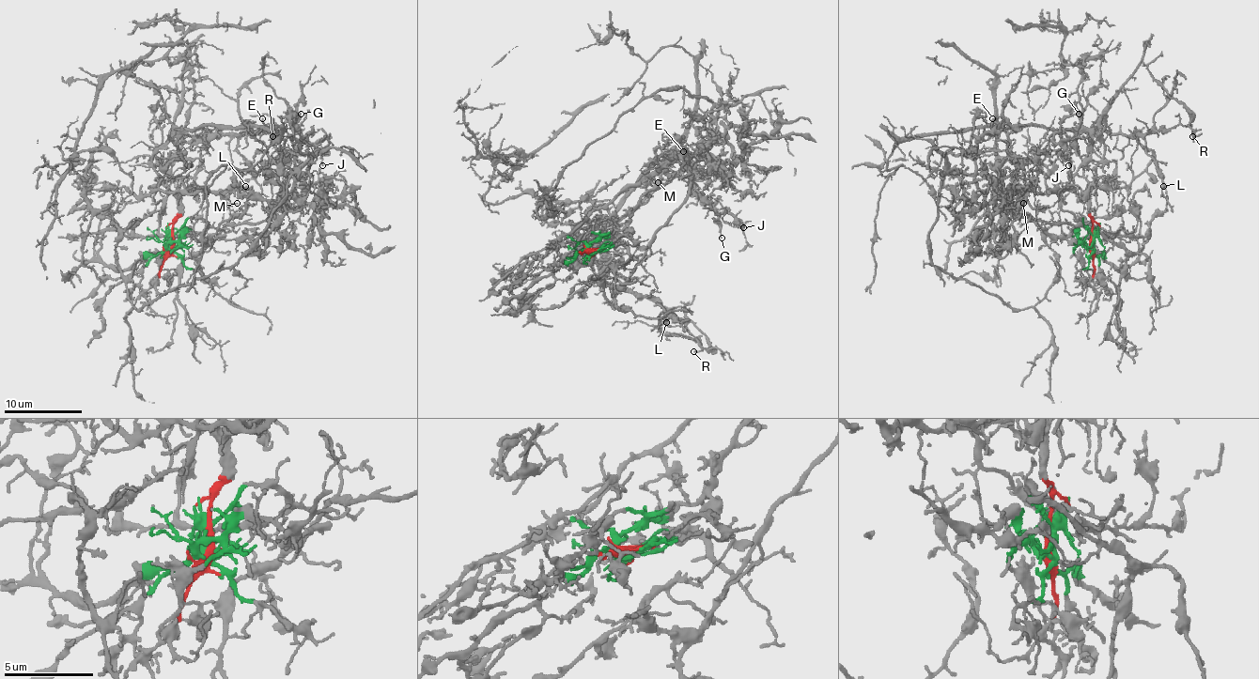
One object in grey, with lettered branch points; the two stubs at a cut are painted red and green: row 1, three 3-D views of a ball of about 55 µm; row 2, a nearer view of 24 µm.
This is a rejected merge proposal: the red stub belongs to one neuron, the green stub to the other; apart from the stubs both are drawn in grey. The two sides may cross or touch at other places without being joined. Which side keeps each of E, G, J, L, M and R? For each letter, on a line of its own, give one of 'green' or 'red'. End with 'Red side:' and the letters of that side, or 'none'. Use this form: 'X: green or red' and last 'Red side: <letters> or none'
E: green
G: green
J: green
L: red
M: green
R: red
Red side: L, R

